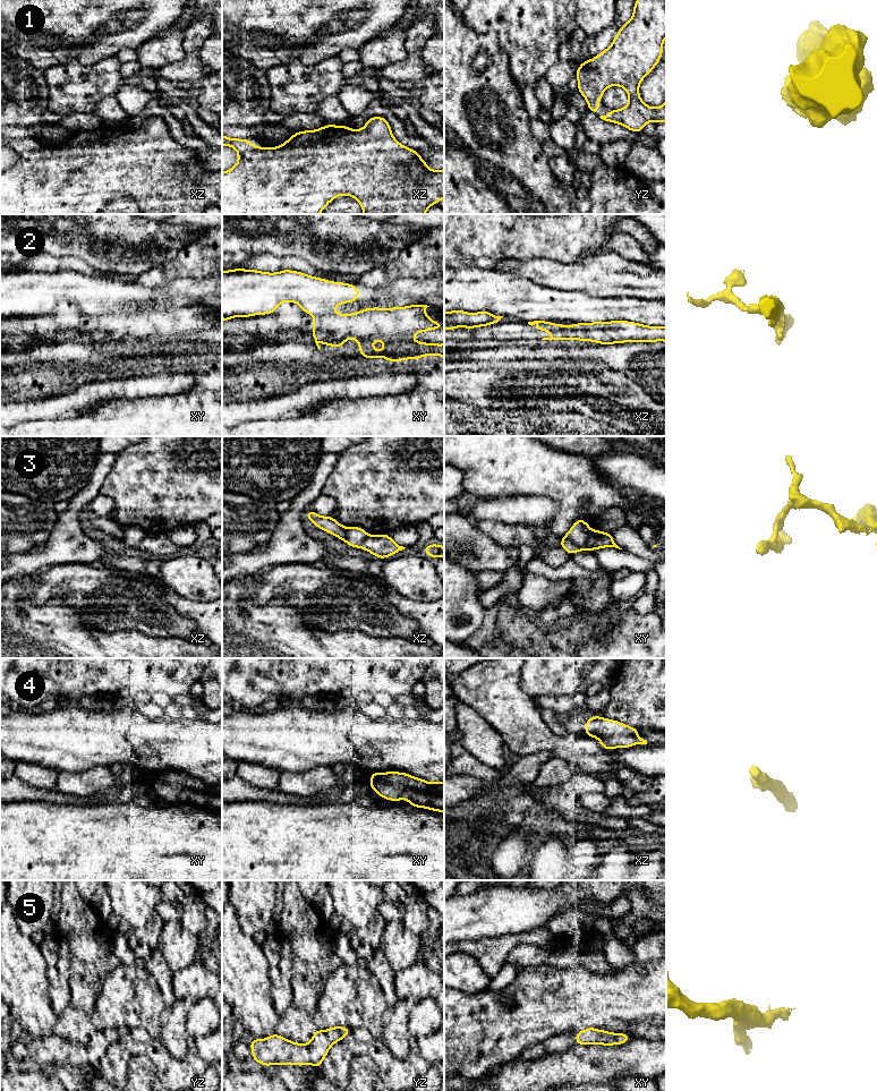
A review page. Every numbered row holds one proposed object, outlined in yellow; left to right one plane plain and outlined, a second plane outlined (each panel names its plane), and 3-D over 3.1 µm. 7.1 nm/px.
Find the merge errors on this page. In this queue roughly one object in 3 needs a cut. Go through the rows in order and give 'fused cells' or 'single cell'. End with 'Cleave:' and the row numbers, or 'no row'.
1: single cell
2: fused cells
3: fused cells
4: single cell
5: single cell
Cleave: 2, 3

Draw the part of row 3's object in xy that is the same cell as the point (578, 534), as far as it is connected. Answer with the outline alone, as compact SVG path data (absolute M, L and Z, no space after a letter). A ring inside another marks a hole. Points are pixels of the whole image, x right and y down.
M578 519L565 537L577 545L581 551L587 551L587 538L590 532L589 525L584 519Z

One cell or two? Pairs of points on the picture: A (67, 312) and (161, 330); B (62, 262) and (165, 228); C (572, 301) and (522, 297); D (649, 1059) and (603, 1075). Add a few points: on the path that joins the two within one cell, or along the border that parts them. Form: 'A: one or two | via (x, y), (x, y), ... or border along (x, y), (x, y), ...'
A: one | via (91, 326), (137, 326)
B: two | border along (49, 254), (54, 256), (75, 256), (98, 270)
C: one | via (560, 301), (535, 301)
D: one | via (638, 1059), (619, 1059), (614, 1064)

